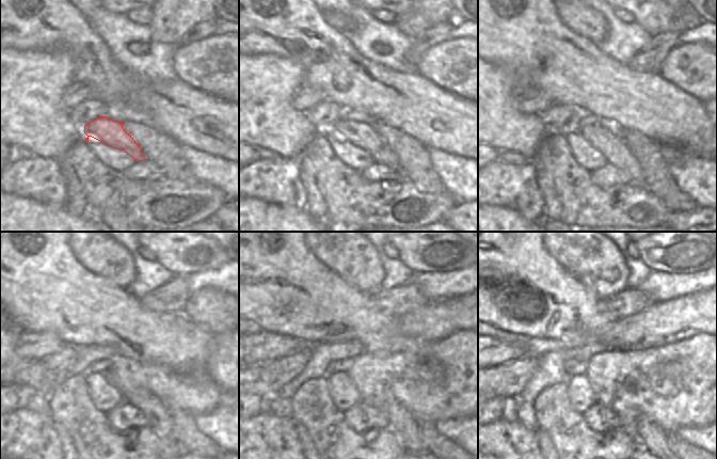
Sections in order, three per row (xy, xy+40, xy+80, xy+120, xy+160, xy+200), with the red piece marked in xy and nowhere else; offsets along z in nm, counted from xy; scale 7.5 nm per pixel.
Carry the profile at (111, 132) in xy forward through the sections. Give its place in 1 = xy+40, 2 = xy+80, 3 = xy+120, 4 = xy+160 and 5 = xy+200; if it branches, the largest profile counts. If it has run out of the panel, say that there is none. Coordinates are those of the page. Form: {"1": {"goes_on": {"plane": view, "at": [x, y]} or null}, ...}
{"1": {"goes_on": {"plane": "xy+40", "at": [363, 136]}}, "2": {"goes_on": {"plane": "xy+80", "at": [604, 139]}}, "3": {"goes_on": {"plane": "xy+120", "at": [159, 415]}}, "4": {"goes_on": {"plane": "xy+160", "at": [404, 424]}}, "5": {"goes_on": {"plane": "xy+200", "at": [649, 436]}}}

